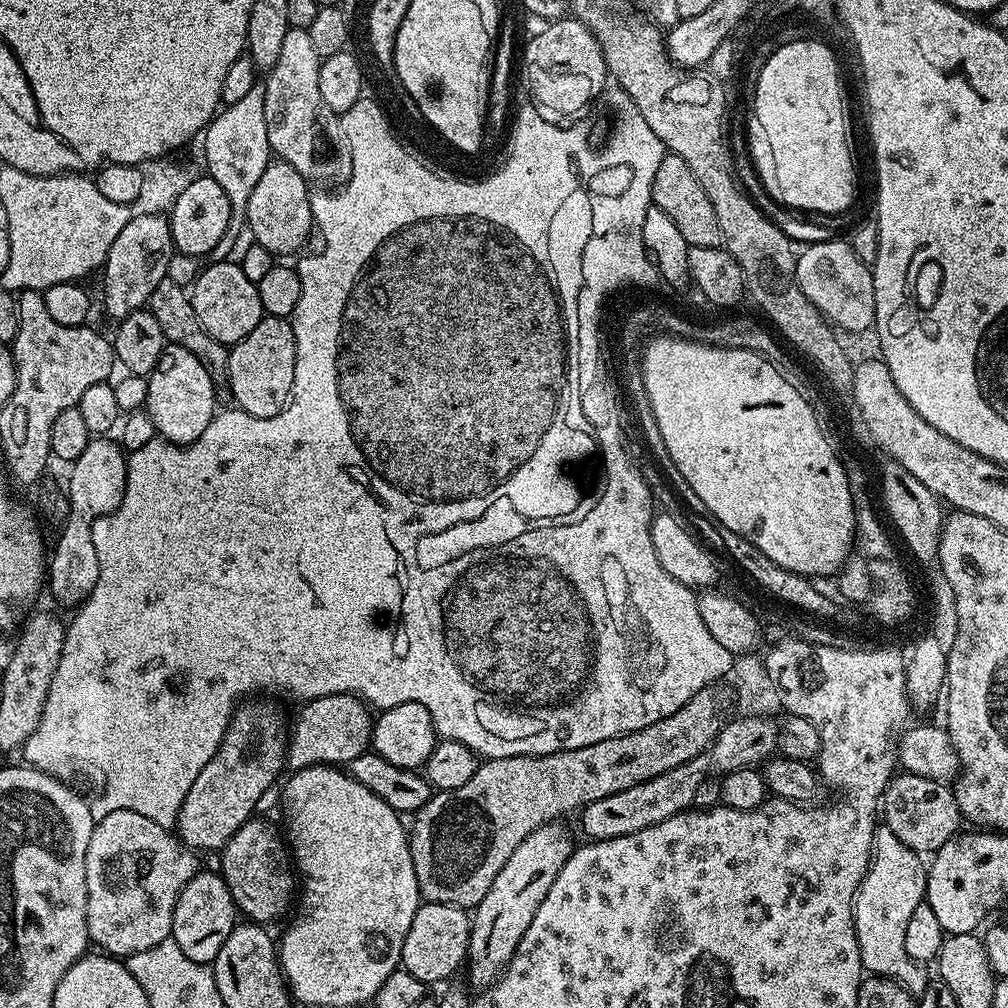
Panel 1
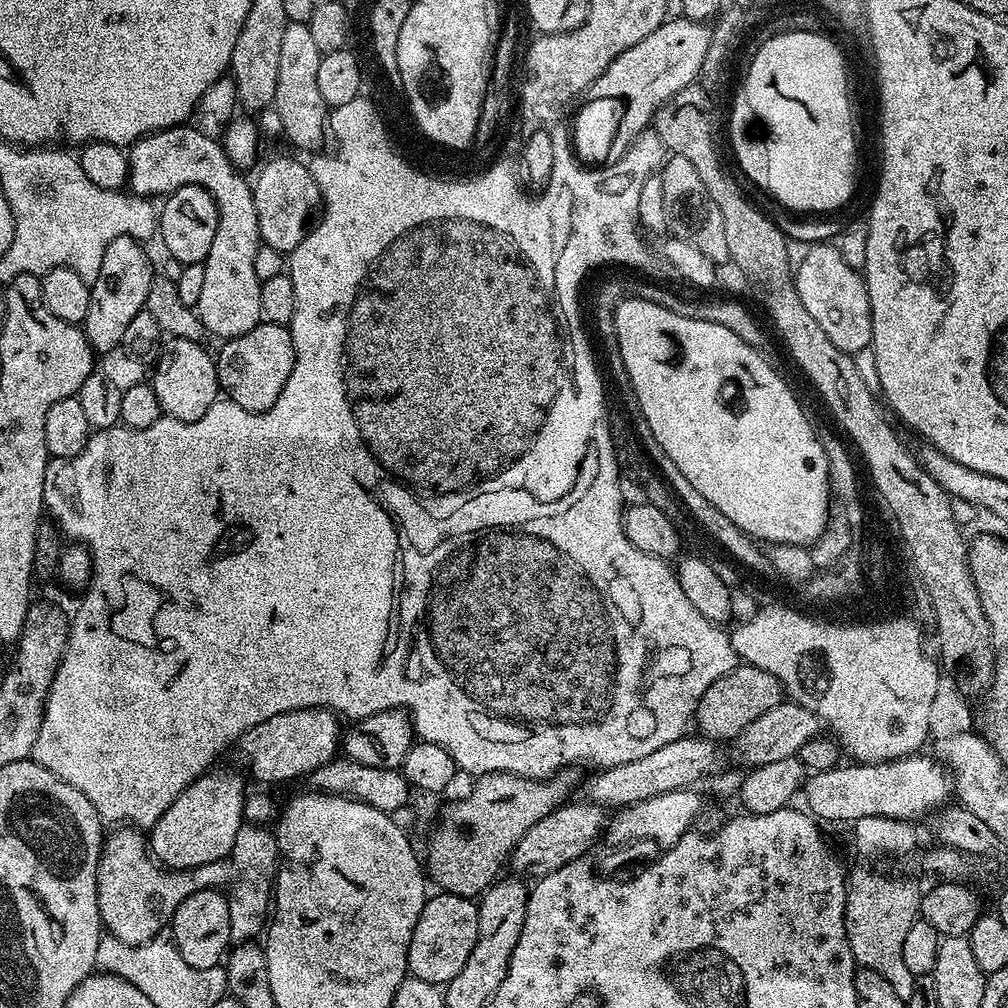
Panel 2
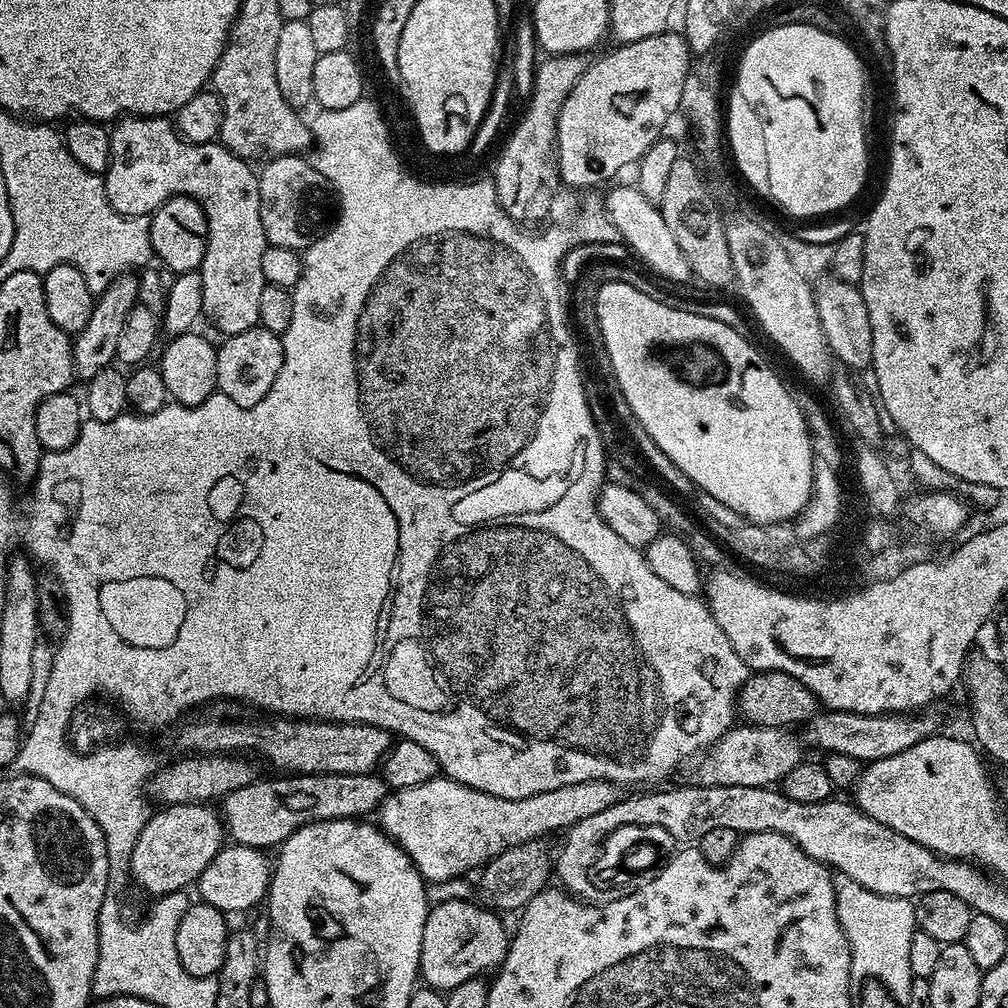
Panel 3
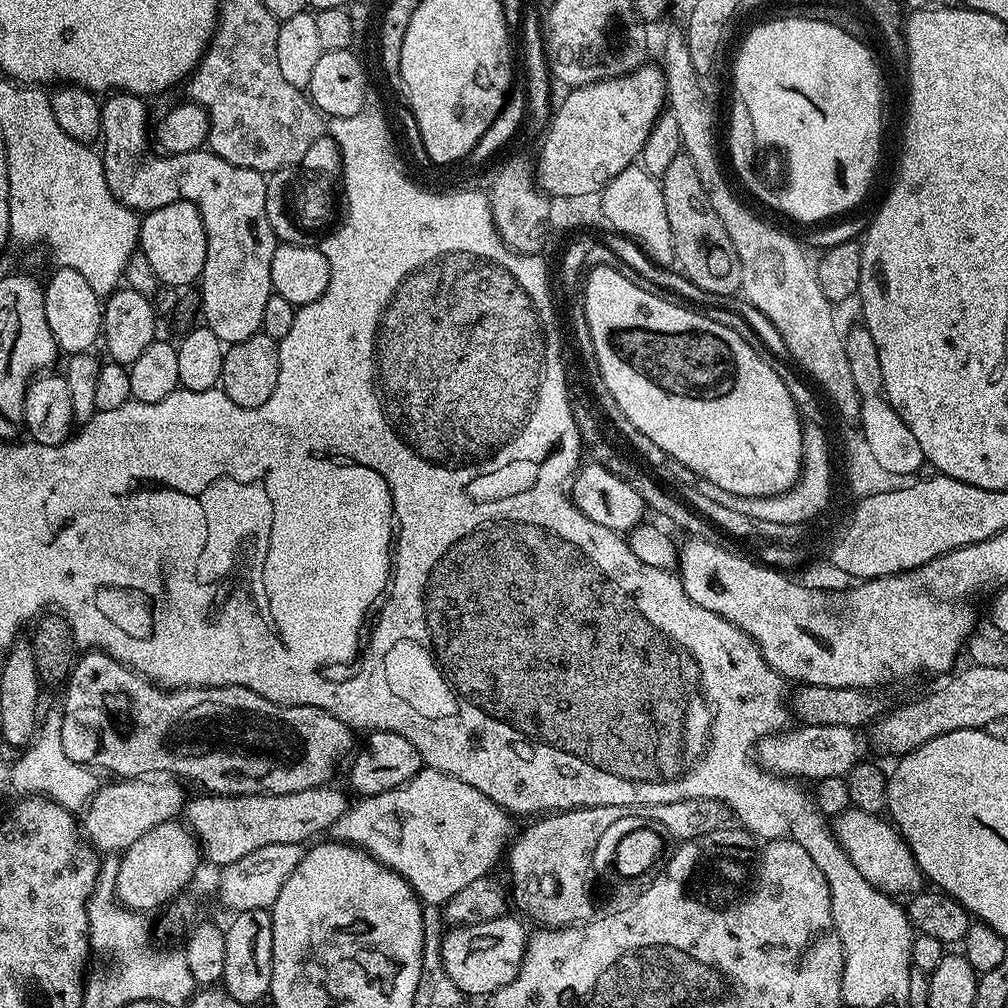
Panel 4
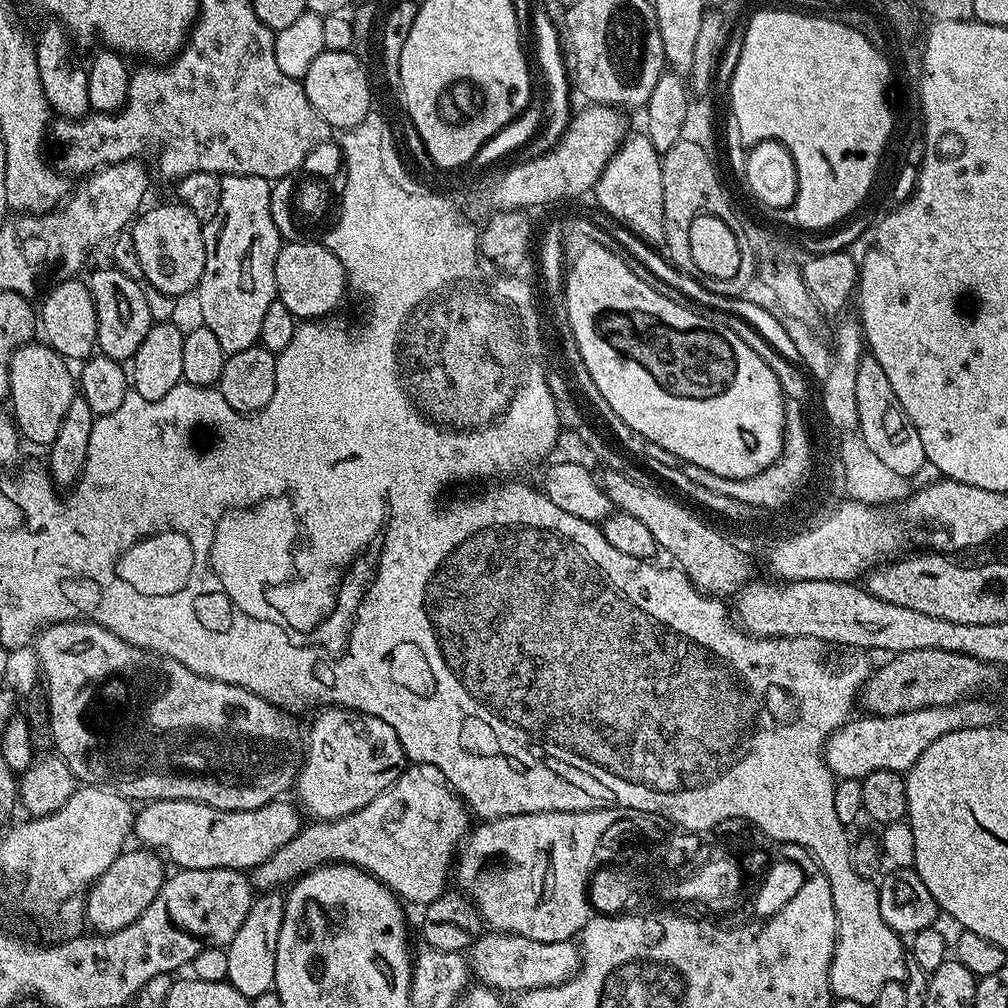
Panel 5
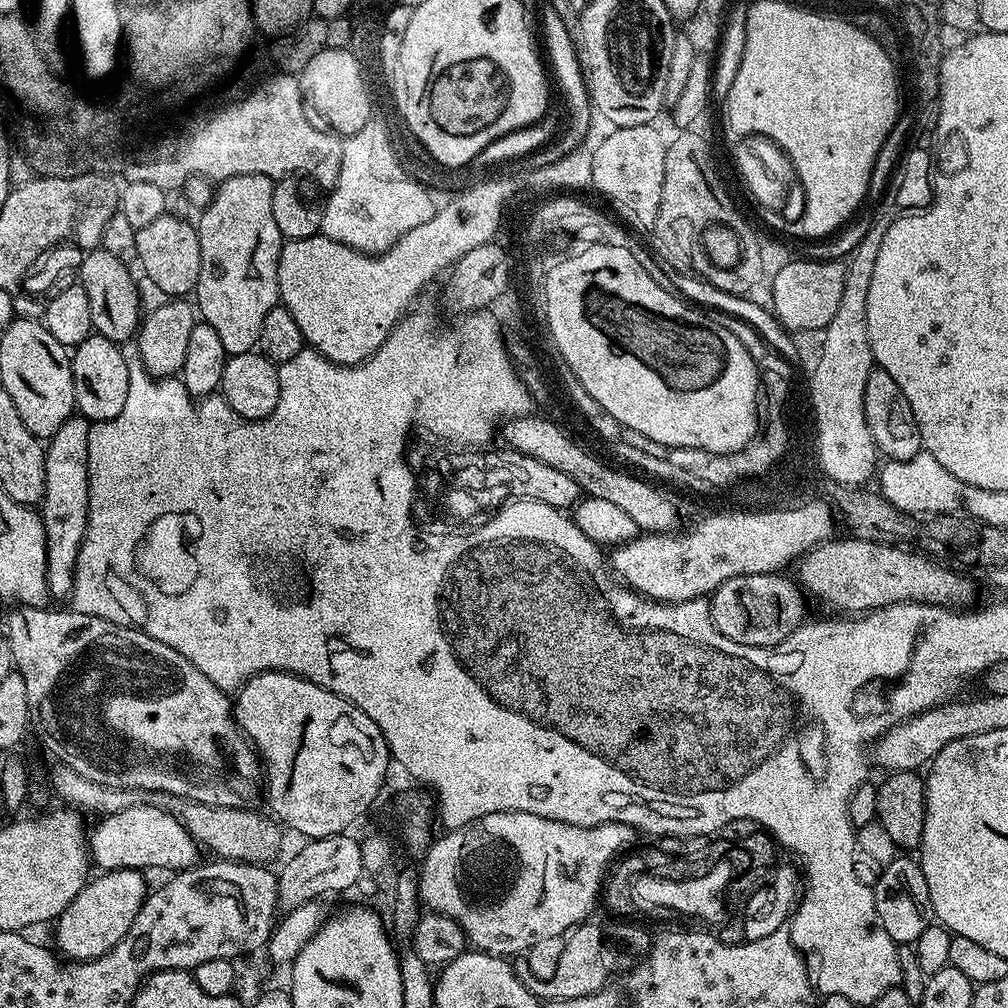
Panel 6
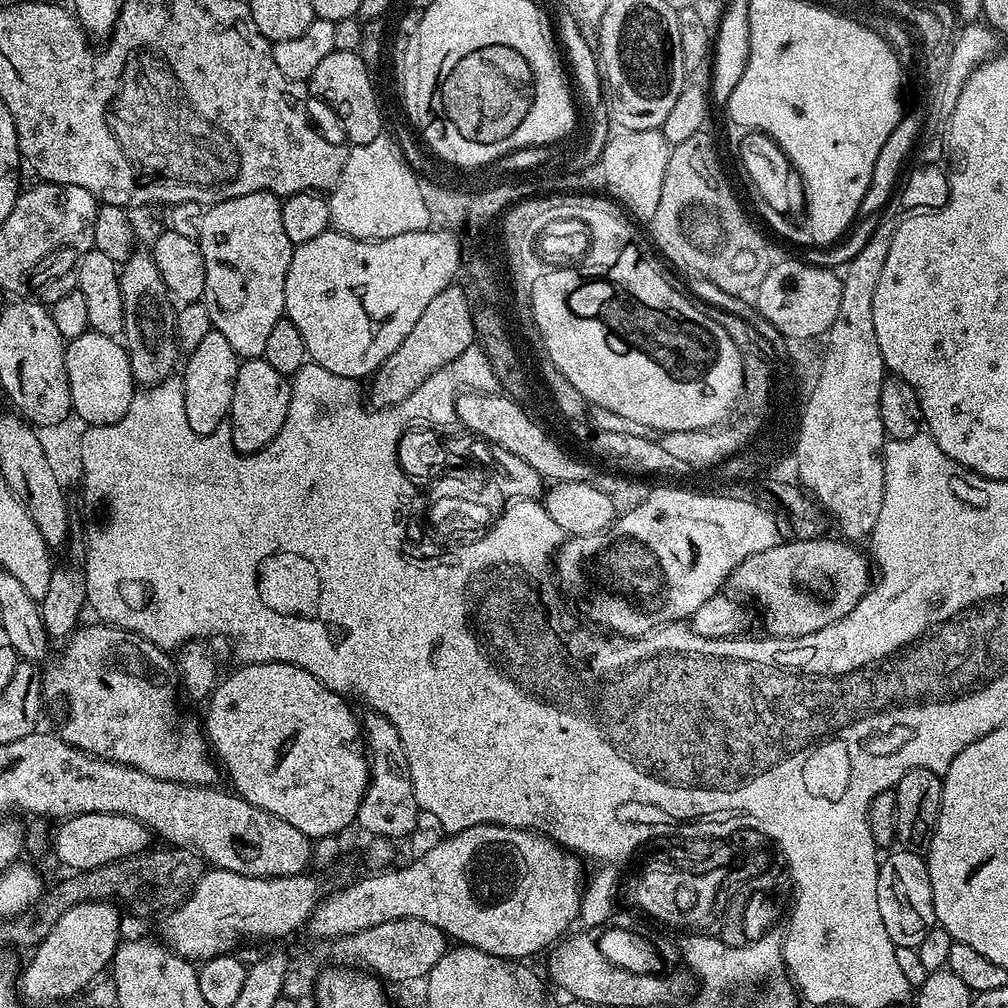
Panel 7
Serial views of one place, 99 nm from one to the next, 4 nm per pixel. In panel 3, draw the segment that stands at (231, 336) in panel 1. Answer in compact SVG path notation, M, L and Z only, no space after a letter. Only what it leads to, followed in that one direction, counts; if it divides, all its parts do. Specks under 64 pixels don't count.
M129 116L115 121L110 131L110 162L102 174L106 198L110 206L123 216L151 217L156 209L176 196L188 196L197 200L208 219L208 245L199 271L202 276L203 315L224 332L225 337L250 330L259 325L258 305L264 289L262 254L270 247L262 230L260 213L260 177L249 161L236 156L219 142L195 144L184 140L171 119L162 116Z

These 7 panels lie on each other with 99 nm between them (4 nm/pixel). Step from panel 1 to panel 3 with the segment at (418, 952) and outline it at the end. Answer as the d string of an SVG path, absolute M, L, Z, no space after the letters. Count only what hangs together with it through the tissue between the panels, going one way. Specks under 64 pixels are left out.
M444 900L441 904L433 903L428 909L426 926L422 930L420 980L441 994L447 994L452 989L462 986L462 982L483 977L485 975L483 972L491 973L499 969L508 953L510 932L509 929L504 929L504 924L500 921L503 919L495 911L476 904L471 904L468 900Z

